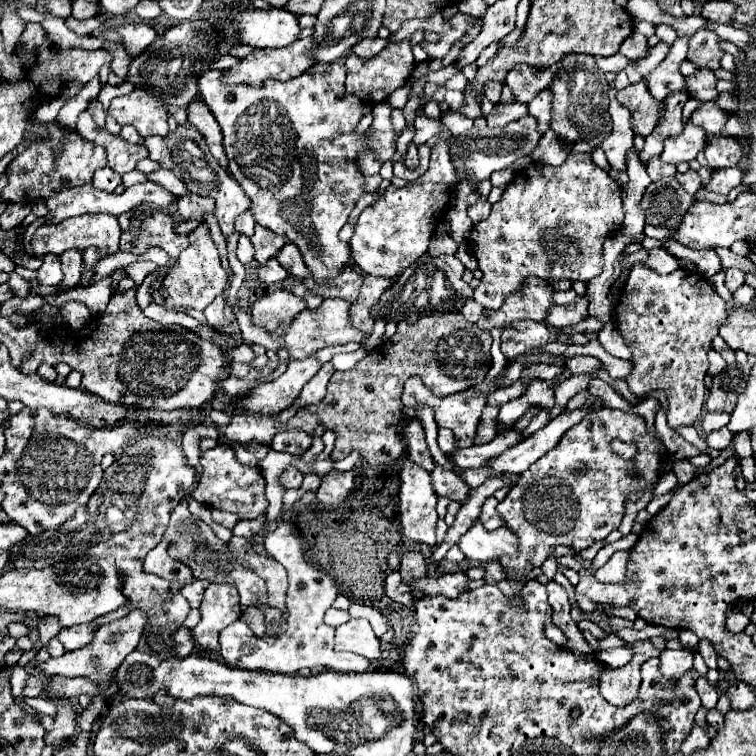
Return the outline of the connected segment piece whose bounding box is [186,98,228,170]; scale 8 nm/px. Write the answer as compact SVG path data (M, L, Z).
M196 98L186 106L186 114L188 114L188 120L198 128L198 132L202 132L210 152L218 158L220 166L224 170L228 170L228 160L226 160L226 154L222 148L222 132L218 128L218 122L214 120L210 108L206 108L206 104L202 104L200 98Z

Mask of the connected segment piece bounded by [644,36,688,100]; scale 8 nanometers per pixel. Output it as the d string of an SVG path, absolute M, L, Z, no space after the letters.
M678 38L674 42L674 46L670 48L668 56L658 64L658 68L654 68L650 74L644 76L650 94L658 100L670 96L676 90L686 90L686 82L684 76L680 74L680 62L686 60L686 50L688 50L688 38Z

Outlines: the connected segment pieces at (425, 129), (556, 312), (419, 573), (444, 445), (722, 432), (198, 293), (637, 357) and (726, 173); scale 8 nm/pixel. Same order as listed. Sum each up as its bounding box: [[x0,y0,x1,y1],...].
[[412,112,440,146],[546,296,588,328],[400,550,426,582],[438,428,456,454],[706,426,732,450],[160,224,226,312],[614,262,726,430],[704,168,742,194]]

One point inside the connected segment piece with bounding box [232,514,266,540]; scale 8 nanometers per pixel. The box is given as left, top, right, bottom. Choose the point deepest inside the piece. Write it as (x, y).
(247, 528)

